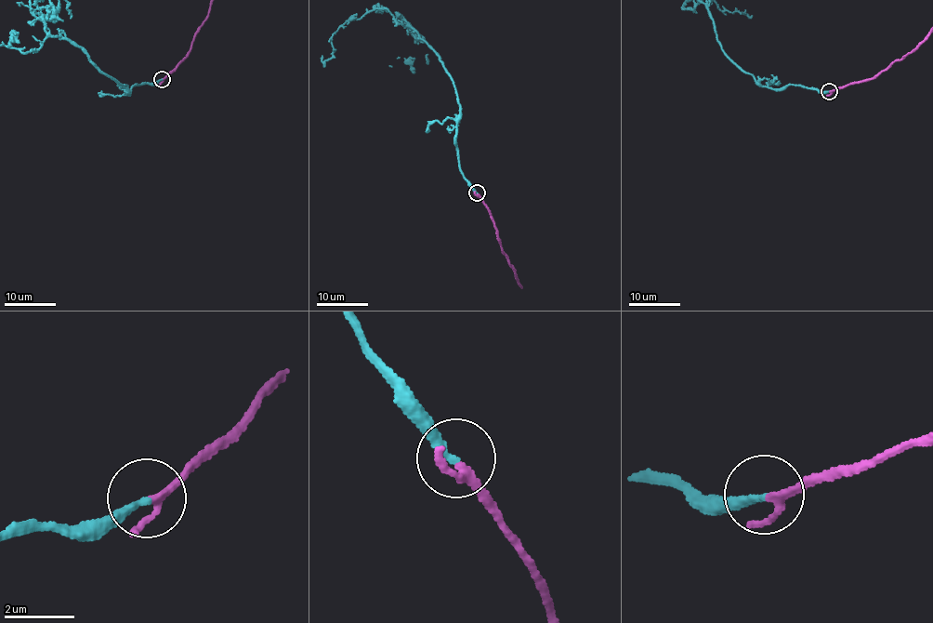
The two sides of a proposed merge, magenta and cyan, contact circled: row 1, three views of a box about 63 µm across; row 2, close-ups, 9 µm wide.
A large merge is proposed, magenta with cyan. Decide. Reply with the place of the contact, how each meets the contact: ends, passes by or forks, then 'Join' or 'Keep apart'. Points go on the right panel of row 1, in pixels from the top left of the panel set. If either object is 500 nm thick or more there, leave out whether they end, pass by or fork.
Place: (829, 91). At the ring magenta passes by. At the ring cyan ends. Join

